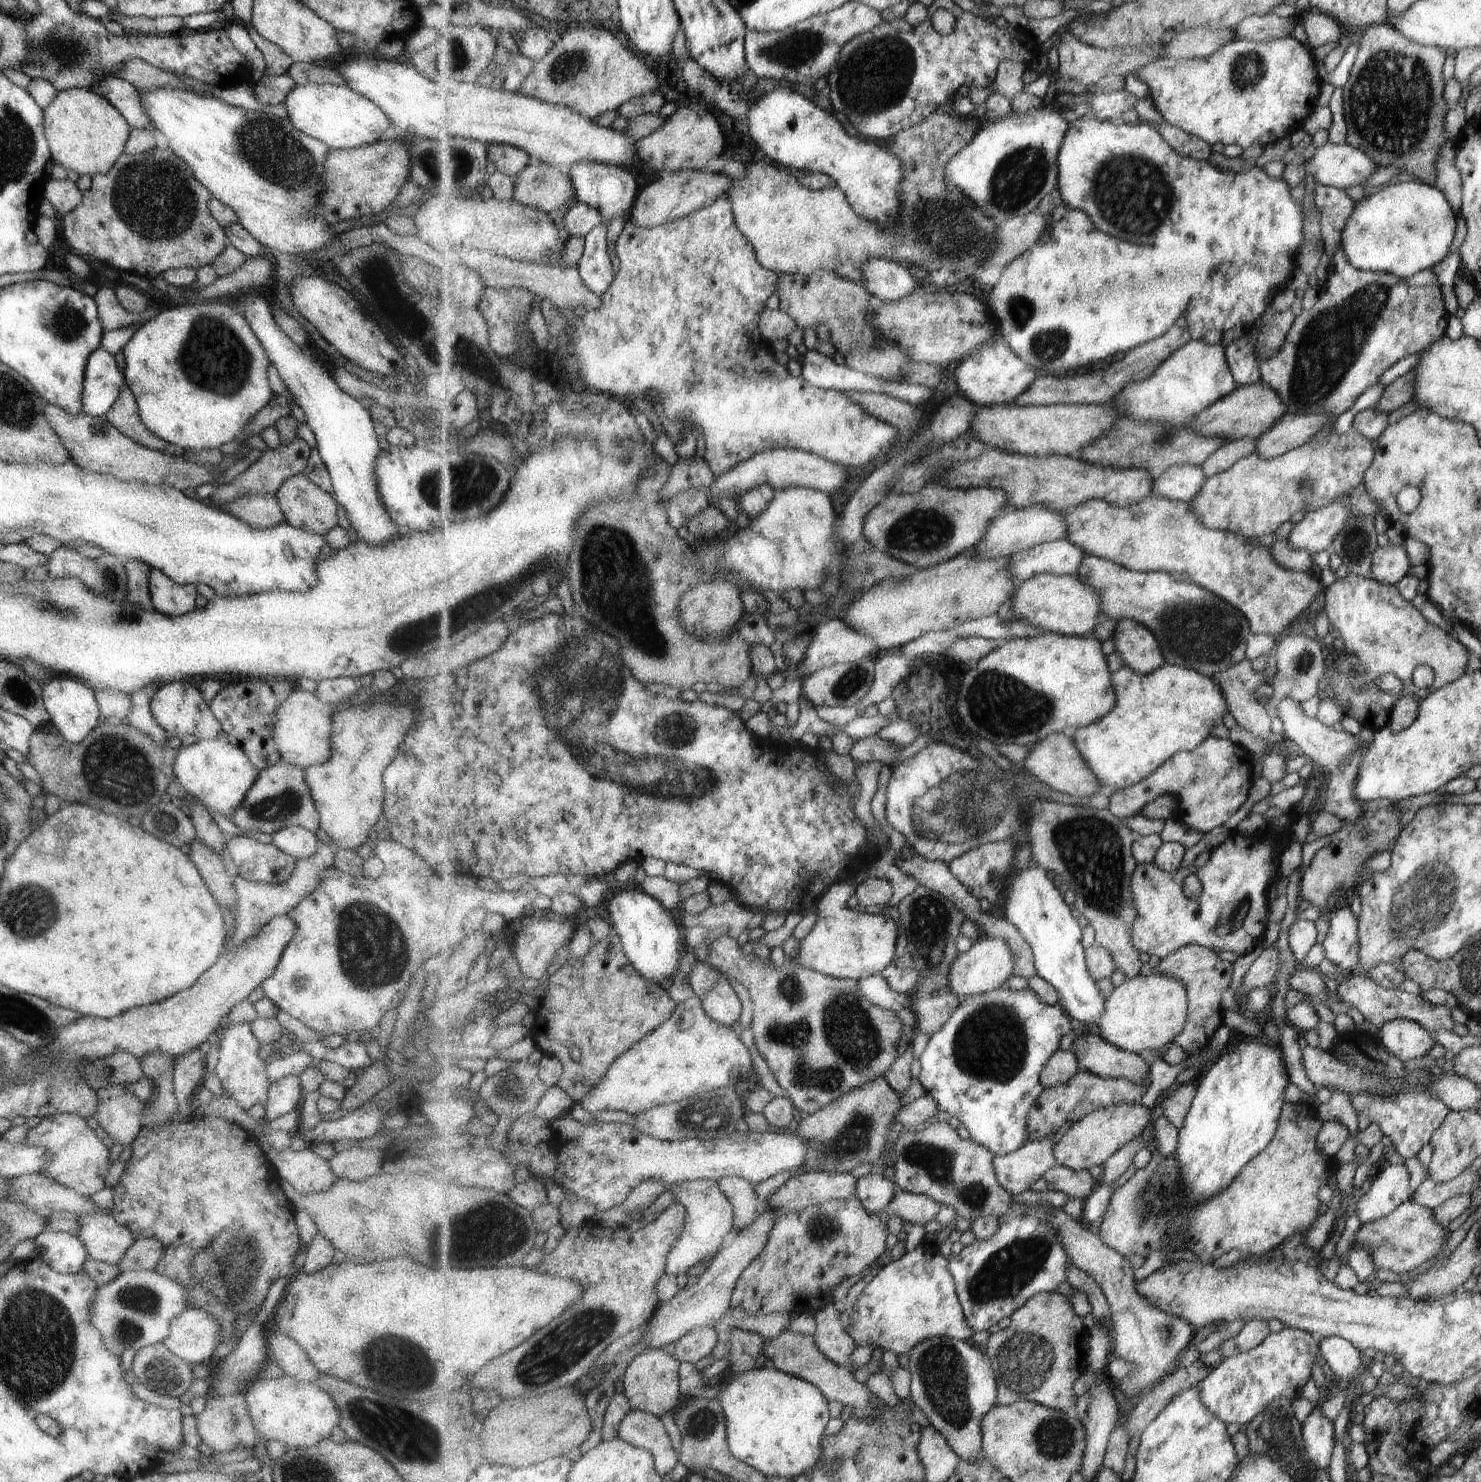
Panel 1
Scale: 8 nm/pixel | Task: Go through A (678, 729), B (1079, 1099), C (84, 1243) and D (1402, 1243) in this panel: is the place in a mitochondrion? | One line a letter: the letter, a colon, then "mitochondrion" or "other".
A: mitochondrion
B: mitochondrion
C: other
D: other

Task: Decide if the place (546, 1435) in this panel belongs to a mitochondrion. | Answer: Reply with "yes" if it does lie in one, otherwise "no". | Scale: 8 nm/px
no

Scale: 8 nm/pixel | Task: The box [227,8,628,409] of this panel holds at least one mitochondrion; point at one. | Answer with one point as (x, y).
(267, 146)

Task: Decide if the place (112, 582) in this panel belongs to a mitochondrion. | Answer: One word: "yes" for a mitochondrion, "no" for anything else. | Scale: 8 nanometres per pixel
yes

